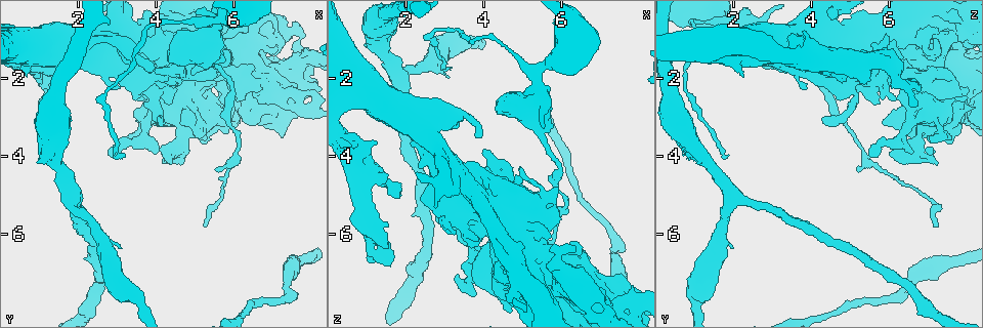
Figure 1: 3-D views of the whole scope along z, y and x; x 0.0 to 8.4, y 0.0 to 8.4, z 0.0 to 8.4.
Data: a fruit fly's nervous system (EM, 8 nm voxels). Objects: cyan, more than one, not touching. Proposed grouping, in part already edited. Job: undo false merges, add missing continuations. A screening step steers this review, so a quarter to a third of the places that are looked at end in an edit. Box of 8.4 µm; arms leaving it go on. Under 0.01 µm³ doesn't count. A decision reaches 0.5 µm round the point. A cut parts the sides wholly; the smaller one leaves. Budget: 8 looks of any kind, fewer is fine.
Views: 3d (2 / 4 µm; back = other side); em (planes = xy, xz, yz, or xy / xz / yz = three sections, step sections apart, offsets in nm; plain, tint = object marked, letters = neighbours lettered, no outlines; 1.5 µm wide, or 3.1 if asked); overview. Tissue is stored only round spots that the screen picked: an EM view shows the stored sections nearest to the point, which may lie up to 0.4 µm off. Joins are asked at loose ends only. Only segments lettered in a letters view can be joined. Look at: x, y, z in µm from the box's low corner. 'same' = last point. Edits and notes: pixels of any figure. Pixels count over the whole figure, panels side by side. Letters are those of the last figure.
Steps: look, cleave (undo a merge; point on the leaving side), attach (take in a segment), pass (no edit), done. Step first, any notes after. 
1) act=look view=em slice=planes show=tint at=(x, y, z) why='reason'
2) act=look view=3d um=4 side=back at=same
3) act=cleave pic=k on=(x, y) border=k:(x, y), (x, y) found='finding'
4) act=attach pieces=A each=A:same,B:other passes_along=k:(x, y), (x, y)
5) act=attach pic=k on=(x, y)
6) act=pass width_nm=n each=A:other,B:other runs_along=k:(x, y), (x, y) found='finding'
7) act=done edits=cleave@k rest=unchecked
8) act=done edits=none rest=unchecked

act=look view=em slice=yz step=4 show=tint at=(1.40, 3.90, 1.00) why='thick turns thin'

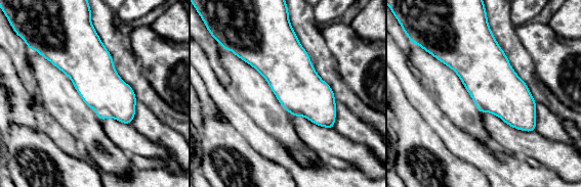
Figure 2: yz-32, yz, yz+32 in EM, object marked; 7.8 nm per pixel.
act=look view=em slice=planes show=letters at=same

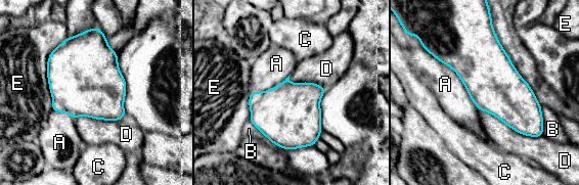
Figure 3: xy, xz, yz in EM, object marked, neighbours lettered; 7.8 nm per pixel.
act=pass width_nm=420 each=A:other,B:other,C:other,D:other,E:other border=3:(479, 110), (522, 134), (540, 136) found='continuous, no second neuron'

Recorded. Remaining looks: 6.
act=look view=3d um=2 at=(3.95, 0.60, 0.90) why='sharp bend'

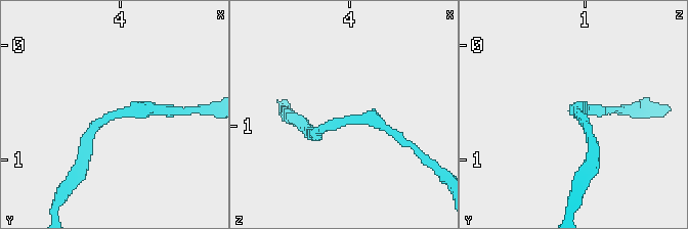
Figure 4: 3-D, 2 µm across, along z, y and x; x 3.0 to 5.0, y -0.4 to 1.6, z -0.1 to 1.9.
act=look view=em slice=planes show=letters at=(4.02, 0.56, 0.94) why='need the tissue'

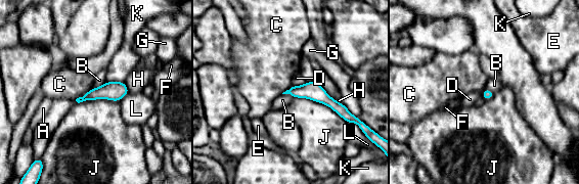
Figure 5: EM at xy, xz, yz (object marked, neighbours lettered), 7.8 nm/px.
act=pass width_nm=90 each=A:other,B:other,C:other,D:other,E:other,F:other,G:other,H:other,J:other,K:other,L:other border=5:(105, 82), (93, 88) found='one neuron here'

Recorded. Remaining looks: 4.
act=look view=3d um=4 at=(4.00, 3.10, 4.35) why='free end'

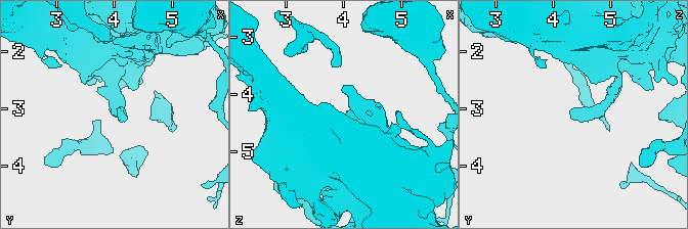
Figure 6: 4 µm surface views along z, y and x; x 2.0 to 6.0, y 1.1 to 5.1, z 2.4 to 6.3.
act=look view=em slice=planes show=letters at=(4.05, 3.15, 4.35)

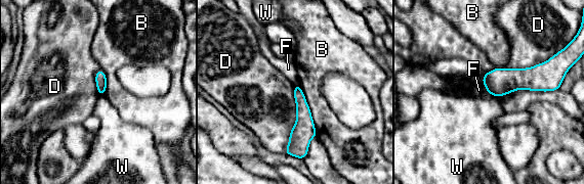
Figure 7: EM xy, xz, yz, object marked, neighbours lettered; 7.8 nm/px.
act=pass each=B:other,D:other,F:other,W:other runs_along=7:(296, 87), (301, 134), (290, 151) found='no lettered segment goes on from it'

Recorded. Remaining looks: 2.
act=done edits=none rest=unchecked

